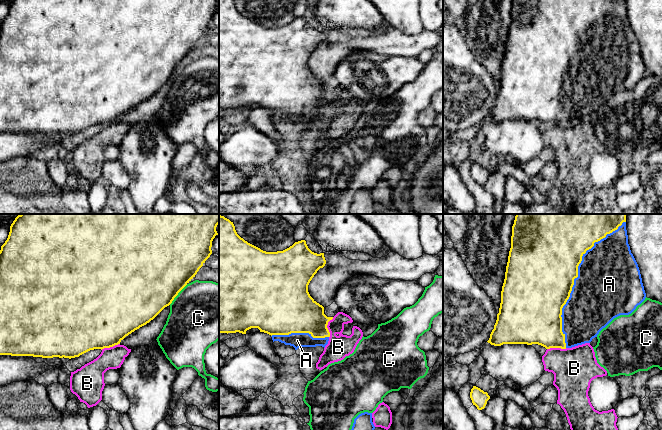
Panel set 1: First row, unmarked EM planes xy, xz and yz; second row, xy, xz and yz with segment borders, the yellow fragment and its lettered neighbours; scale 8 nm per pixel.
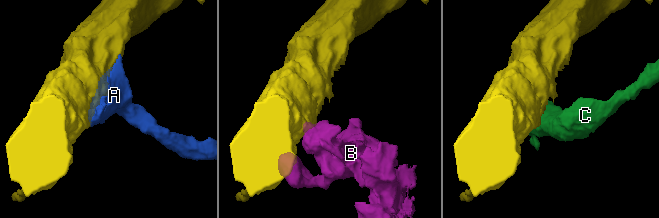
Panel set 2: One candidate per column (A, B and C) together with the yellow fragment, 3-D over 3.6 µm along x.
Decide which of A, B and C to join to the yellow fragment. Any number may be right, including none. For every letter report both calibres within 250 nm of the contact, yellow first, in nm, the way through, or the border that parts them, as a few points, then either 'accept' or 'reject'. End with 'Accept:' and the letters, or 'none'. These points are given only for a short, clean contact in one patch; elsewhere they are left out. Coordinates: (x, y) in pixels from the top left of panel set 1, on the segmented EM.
A: calibres 500 and 460 nm; accept
B: calibres 320 and 190 nm; border xz (333, 317), (327, 325), (329, 337); reject
C: calibres 500 and 500 nm; border xy (187, 284), (169, 304); reject
Accept: A

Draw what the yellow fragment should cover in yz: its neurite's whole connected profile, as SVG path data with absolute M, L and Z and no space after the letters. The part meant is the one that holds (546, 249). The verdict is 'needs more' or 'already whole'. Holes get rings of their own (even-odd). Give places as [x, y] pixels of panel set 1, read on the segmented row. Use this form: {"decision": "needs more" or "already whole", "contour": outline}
{"decision": "needs more", "contour": "M516 214L512 226L511 248L501 291L501 303L494 329L487 341L491 345L538 344L546 349L572 348L590 343L614 318L631 314L646 298L638 264L631 253L626 230L627 214Z"}

